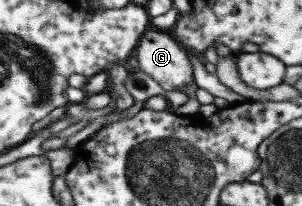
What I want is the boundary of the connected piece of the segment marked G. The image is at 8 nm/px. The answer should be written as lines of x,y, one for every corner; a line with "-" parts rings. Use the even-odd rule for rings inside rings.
146,30
134,53
138,69
150,76
164,91
180,91
195,84
188,52
168,31

